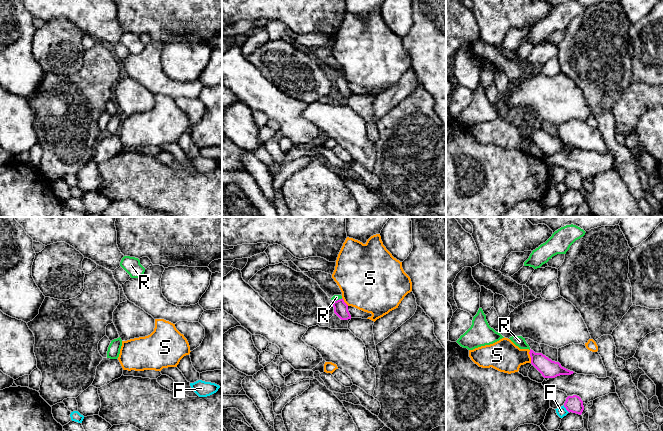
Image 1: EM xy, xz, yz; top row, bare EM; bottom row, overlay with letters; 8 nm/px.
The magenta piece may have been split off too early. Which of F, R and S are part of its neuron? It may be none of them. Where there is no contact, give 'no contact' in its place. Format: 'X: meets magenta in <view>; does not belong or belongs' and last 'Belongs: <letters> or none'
F: meets magenta in yz; does not belong
R: meets magenta in xz; belongs
S: meets magenta in yz; does not belong
Belongs: R

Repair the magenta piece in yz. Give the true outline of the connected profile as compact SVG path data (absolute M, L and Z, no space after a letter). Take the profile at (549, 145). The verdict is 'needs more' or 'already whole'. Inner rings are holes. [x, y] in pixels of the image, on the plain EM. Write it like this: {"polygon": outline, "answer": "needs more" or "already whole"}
{"polygon": "M530 125L531 140L544 154L555 154L560 151L571 151L574 148L561 142L559 138L552 137L542 129L535 129Z", "answer": "already whole"}

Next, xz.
{"polygon": "M334 71L331 76L333 77L334 89L341 96L351 95L351 91L348 87L348 81L344 78L341 71Z", "answer": "needs more"}

